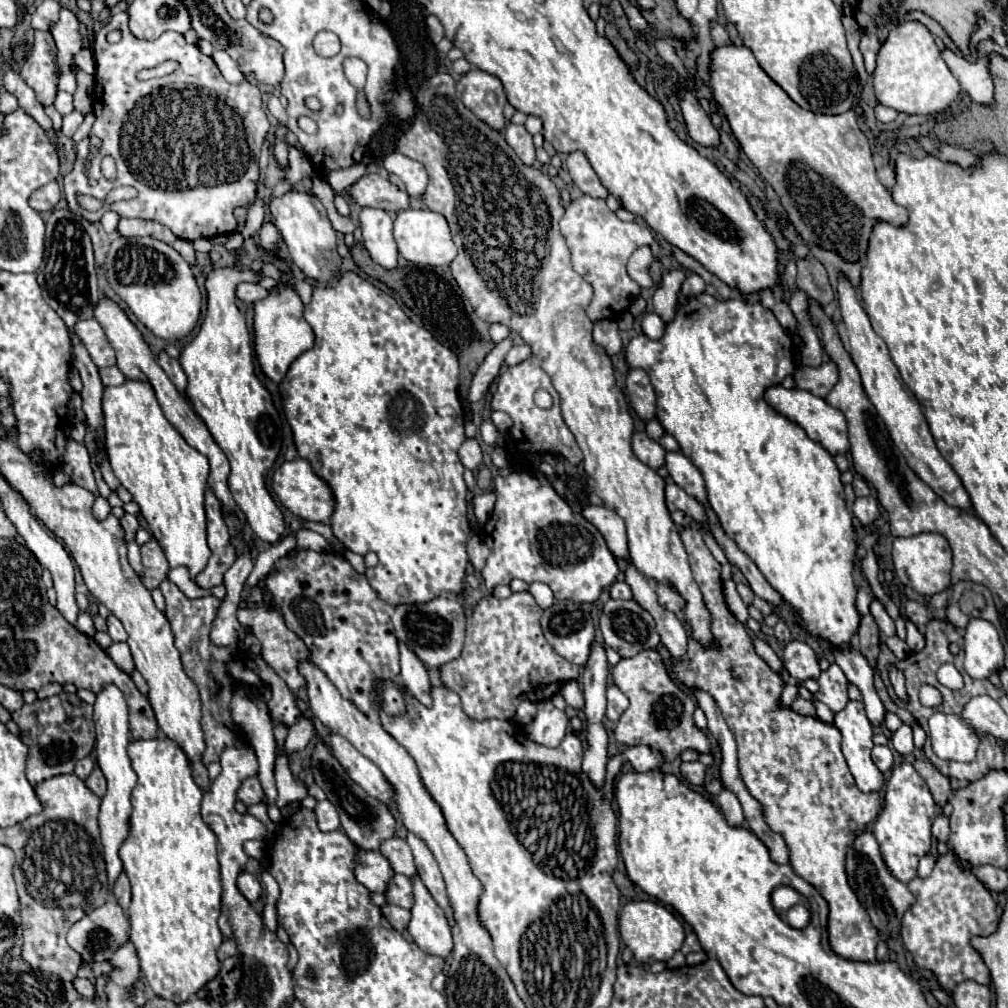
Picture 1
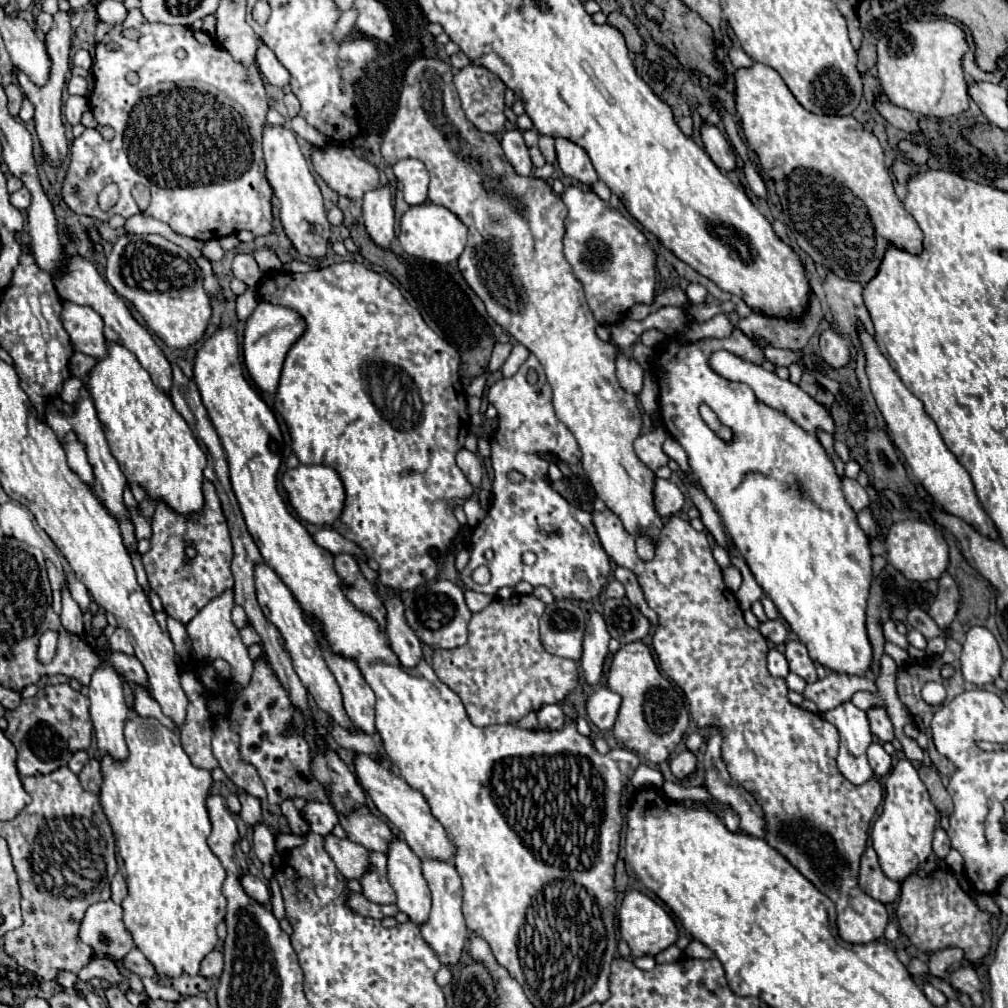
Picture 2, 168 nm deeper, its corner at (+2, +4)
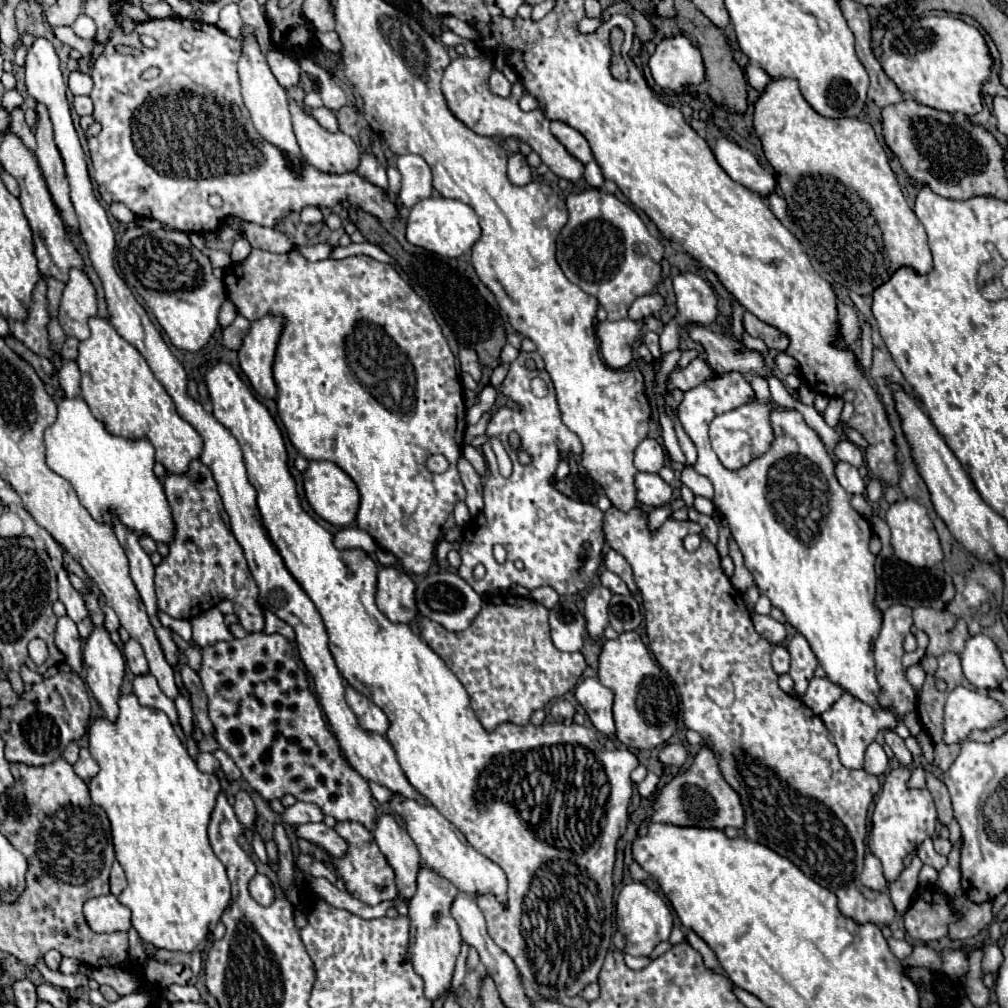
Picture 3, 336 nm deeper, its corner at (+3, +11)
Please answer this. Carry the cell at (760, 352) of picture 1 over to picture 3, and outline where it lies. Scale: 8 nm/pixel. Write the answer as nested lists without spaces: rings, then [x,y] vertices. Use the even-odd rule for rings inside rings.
[[[740,372],[714,376],[684,394],[684,400],[680,404],[680,422],[698,450],[698,462],[694,464],[694,470],[712,482],[712,502],[728,522],[730,532],[740,546],[740,552],[744,554],[744,564],[750,570],[756,586],[760,588],[760,594],[764,594],[772,602],[772,606],[780,608],[786,620],[808,640],[828,680],[840,686],[846,694],[862,700],[864,704],[870,704],[878,710],[888,710],[878,704],[880,684],[876,680],[872,650],[874,640],[878,638],[878,632],[882,628],[882,612],[874,608],[876,556],[868,550],[868,540],[872,536],[870,524],[850,506],[850,494],[838,484],[834,476],[834,462],[824,448],[824,442],[796,410],[778,408],[772,412],[770,420],[776,438],[770,452],[752,460],[738,472],[730,472],[722,466],[710,446],[708,422],[714,420],[716,410],[718,414],[724,414],[750,400],[754,400],[752,386]]]

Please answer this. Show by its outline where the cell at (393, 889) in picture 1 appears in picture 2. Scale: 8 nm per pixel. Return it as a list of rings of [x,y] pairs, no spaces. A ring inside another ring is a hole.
[[[371,853],[371,863],[361,877],[363,895],[373,903],[395,903],[395,891],[387,879],[387,857],[383,853]]]

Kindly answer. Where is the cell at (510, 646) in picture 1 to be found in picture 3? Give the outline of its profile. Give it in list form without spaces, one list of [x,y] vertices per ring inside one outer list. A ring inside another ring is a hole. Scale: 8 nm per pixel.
[[[500,594],[484,600],[480,614],[464,632],[448,632],[434,620],[420,620],[422,640],[446,662],[470,696],[472,710],[486,732],[498,724],[528,724],[534,710],[544,708],[552,698],[564,696],[576,686],[586,668],[580,652],[562,652],[550,638],[548,610],[514,594]]]

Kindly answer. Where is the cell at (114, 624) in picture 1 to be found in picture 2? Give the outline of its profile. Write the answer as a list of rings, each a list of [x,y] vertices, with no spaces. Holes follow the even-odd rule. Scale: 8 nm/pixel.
[[[117,627],[117,629],[115,629],[115,633],[113,633],[111,639],[109,639],[109,645],[111,645],[111,649],[115,649],[115,651],[123,651],[123,653],[133,655],[133,647],[131,647],[129,635],[127,635],[127,631],[125,631],[123,627]]]

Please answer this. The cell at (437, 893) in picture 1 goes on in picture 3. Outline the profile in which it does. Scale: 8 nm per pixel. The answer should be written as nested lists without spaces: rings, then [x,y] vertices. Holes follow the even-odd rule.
[[[422,868],[416,880],[416,894],[408,902],[410,918],[410,960],[414,972],[424,980],[424,996],[428,1000],[438,1000],[446,994],[454,974],[454,962],[460,954],[460,930],[450,914],[450,904],[458,896],[458,888],[446,878]]]

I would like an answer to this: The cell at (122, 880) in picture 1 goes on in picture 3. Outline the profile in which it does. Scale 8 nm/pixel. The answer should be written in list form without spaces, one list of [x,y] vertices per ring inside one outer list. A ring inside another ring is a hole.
[[[118,862],[112,864],[112,874],[110,874],[110,892],[114,896],[118,896],[122,890],[126,888],[126,876],[124,876],[124,870]]]

